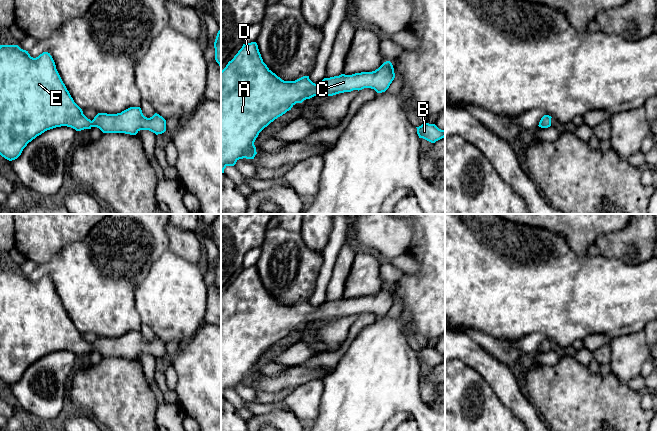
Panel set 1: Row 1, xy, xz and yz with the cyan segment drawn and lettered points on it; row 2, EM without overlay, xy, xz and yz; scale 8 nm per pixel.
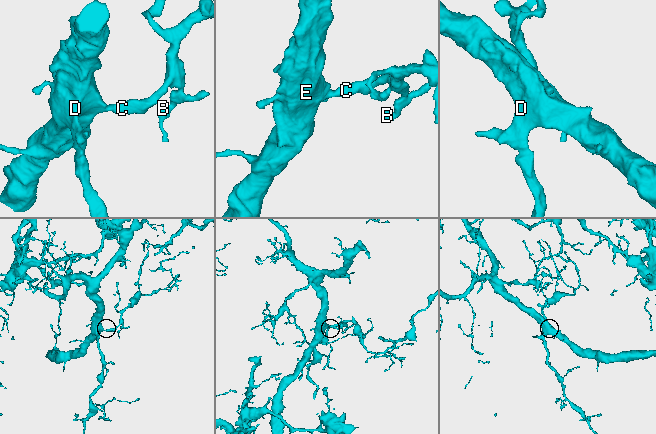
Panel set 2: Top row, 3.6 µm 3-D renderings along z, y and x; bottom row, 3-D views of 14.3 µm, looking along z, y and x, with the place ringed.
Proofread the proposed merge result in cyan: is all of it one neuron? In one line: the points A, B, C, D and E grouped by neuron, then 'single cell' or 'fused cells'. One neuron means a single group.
A B C D E | single cell

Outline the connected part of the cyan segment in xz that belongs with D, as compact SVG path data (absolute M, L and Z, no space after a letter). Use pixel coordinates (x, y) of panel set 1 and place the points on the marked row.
M256 42L243 44L242 48L221 71L221 173L227 166L234 166L239 159L254 159L254 142L259 133L278 117L285 114L296 103L302 103L314 96L333 96L339 93L374 89L385 92L395 78L390 61L384 62L372 72L352 75L341 74L324 78L315 84L309 76L295 81L284 81L273 73L263 62Z

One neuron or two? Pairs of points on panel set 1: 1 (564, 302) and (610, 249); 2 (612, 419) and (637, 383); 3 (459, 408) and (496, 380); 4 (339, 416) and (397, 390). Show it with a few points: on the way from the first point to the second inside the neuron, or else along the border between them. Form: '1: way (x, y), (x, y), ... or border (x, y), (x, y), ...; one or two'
1: border (600, 253), (607, 257), (618, 258), (626, 264); two
2: border (628, 385), (641, 393); two
3: border (472, 368), (488, 383), (503, 403); two
4: way (353, 405), (368, 390), (383, 390); one

